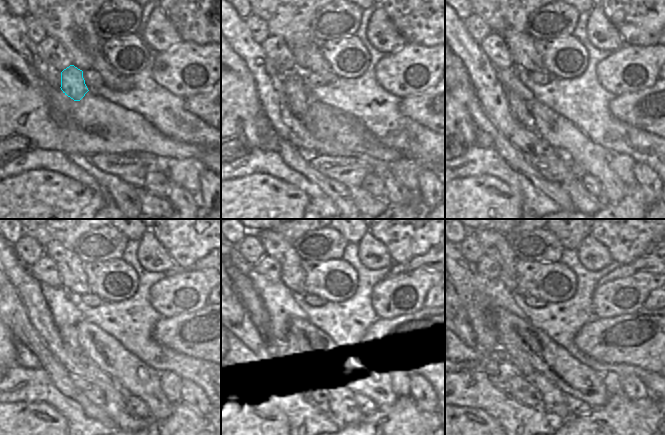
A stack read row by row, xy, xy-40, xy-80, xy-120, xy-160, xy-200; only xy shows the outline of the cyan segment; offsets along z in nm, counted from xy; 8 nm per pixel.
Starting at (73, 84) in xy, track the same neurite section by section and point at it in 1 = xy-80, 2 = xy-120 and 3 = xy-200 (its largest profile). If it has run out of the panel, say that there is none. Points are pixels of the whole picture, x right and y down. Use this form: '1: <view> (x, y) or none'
1: xy-80 (518, 106)
2: xy-120 (68, 333)
3: xy-200 (518, 358)

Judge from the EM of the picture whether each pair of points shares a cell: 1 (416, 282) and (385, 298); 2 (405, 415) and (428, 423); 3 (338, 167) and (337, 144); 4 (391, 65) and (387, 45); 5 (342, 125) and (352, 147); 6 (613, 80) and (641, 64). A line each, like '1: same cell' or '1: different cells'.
1: same cell
2: same cell
3: different cells
4: different cells
5: same cell
6: same cell

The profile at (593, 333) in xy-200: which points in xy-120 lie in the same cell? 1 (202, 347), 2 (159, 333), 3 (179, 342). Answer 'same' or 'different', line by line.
1: same
2: same
3: same

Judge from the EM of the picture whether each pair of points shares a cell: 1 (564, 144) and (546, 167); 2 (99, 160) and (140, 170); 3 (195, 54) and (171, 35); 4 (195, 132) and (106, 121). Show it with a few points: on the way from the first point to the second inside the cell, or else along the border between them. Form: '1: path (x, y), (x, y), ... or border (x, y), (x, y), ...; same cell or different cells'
1: border (557, 154), (570, 158), (578, 165); different cells
2: path (109, 162), (130, 167); same cell
3: border (181, 41), (159, 53); different cells
4: border (137, 113), (144, 116), (166, 136), (176, 140); different cells

